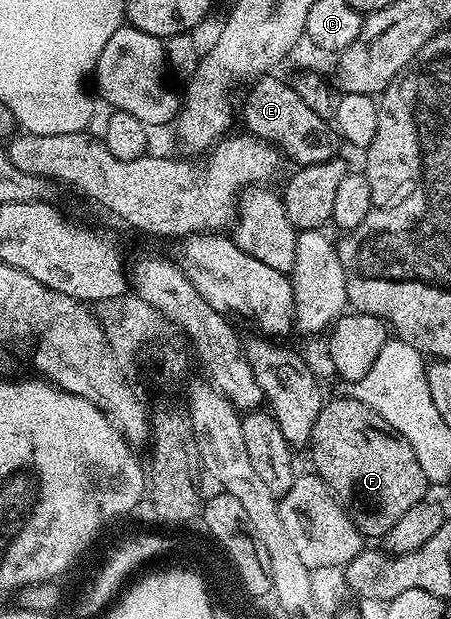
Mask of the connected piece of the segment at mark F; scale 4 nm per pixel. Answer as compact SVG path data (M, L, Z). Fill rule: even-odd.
M347 395L337 401L328 400L323 410L317 415L317 423L313 423L313 435L309 446L314 472L327 485L332 495L344 509L350 512L352 520L364 538L381 539L409 511L409 507L417 507L419 501L428 496L429 483L425 479L425 471L421 471L421 463L417 463L417 455L413 455L413 447L395 430L390 429L365 403Z

